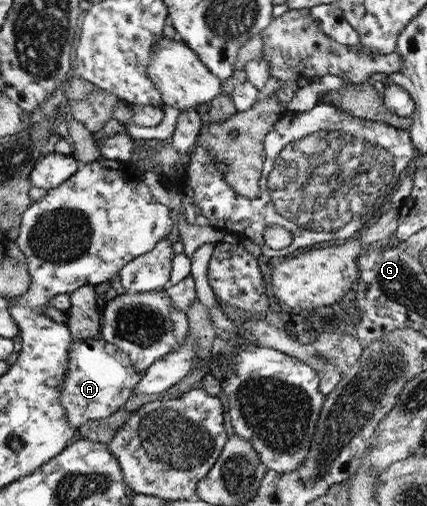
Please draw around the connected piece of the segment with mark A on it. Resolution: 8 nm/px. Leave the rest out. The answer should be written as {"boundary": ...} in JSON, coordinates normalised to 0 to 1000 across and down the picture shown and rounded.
{"boundary":[[[234,666],[173,672],[159,700],[164,715],[150,765],[143,765],[141,794],[157,808],[157,824],[176,848],[272,814],[314,779],[335,747],[335,737],[316,727],[307,706]]]}

